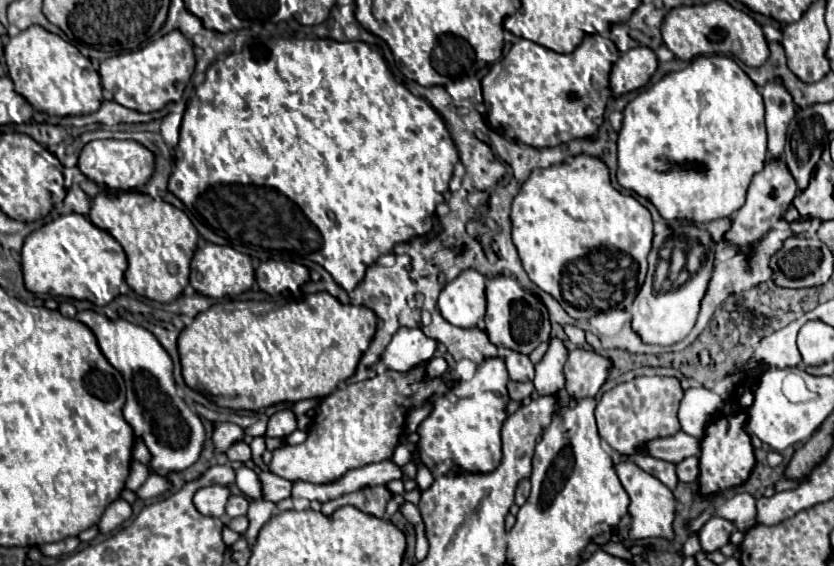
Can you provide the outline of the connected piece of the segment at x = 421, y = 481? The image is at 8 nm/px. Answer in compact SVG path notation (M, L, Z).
M416 447L412 452L412 460L417 466L417 486L420 488L421 491L424 491L433 483L434 477L431 471L426 466L424 466L421 460L419 460L419 453L417 452Z

